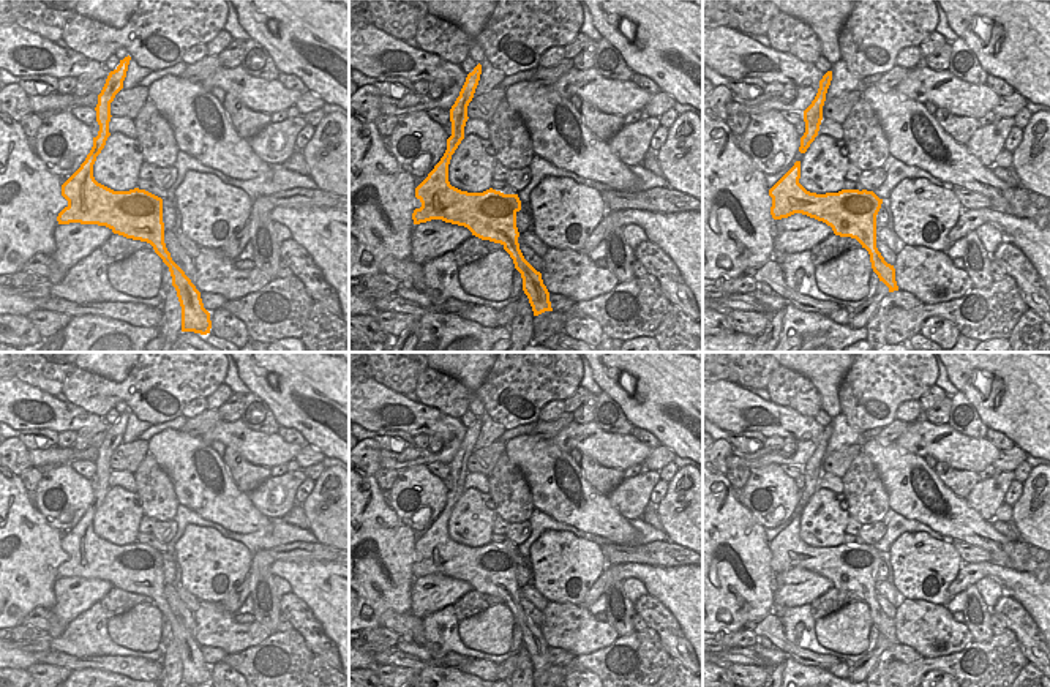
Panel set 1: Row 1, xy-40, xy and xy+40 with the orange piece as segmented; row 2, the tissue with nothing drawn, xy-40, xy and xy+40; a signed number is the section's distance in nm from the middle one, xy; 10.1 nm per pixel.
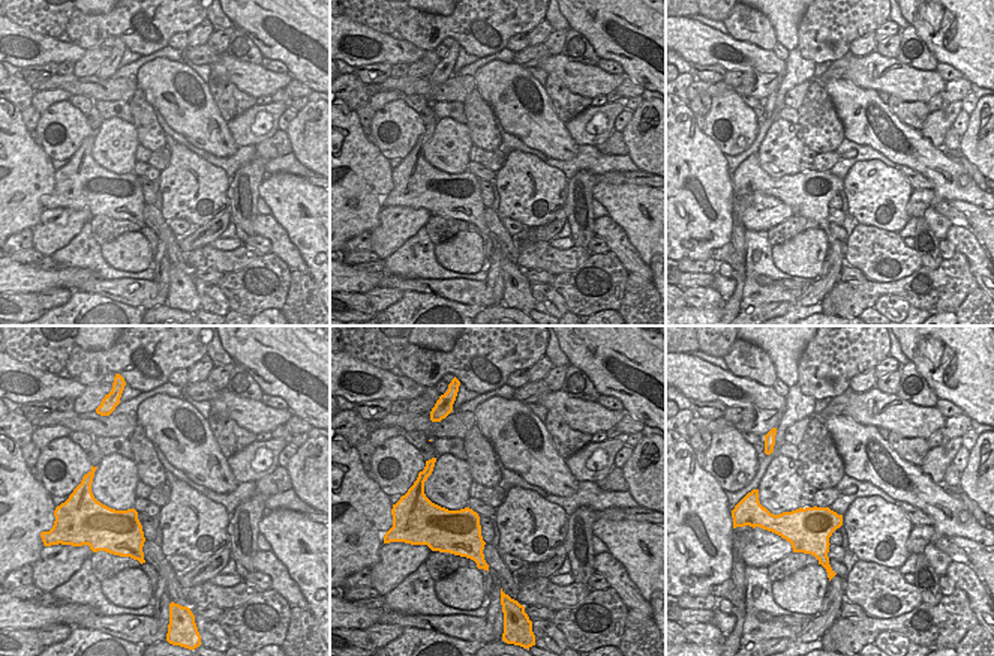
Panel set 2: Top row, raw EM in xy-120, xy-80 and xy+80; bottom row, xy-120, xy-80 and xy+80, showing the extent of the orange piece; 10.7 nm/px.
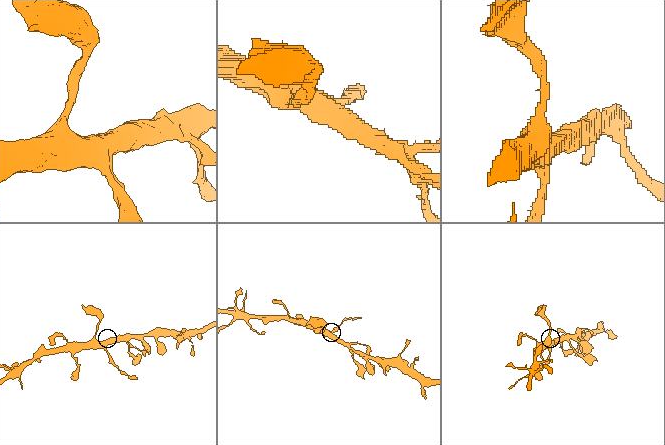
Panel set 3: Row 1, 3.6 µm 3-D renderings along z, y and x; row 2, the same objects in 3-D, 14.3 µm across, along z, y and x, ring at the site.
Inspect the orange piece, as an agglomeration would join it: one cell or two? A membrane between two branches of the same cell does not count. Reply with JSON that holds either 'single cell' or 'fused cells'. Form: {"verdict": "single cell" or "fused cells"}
{"verdict": "fused cells"}

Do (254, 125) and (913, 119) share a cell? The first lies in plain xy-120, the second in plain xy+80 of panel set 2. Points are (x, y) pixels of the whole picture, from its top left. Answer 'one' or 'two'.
two

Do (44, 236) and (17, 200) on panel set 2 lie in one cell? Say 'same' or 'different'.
different

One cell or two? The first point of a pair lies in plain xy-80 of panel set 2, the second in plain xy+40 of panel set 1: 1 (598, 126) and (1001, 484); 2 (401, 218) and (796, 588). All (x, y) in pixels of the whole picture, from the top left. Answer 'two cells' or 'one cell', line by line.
1: one cell
2: one cell

